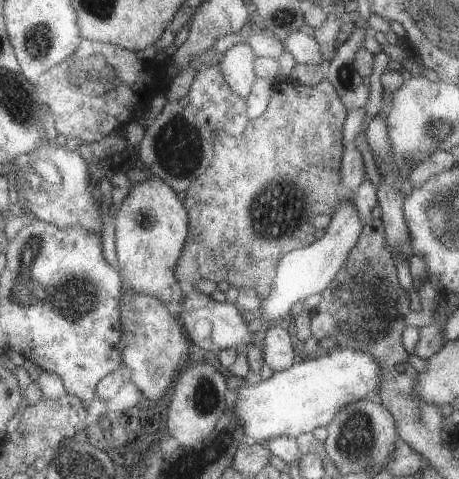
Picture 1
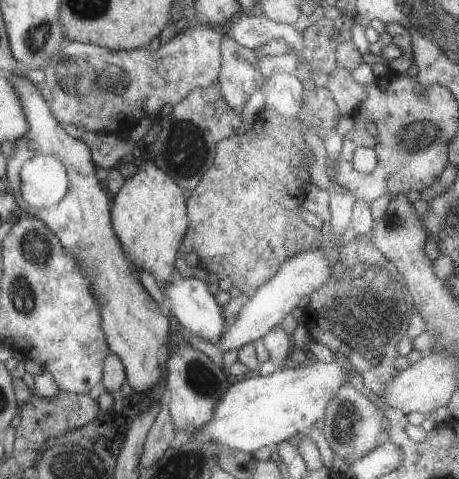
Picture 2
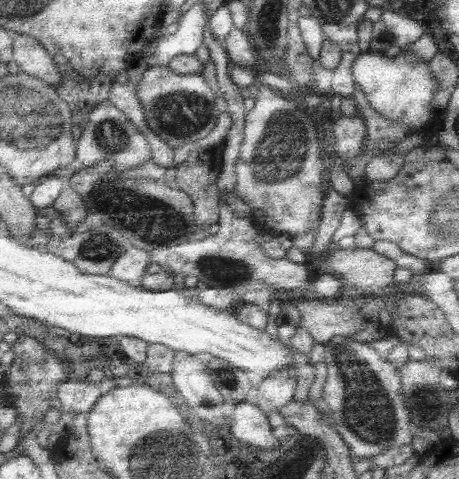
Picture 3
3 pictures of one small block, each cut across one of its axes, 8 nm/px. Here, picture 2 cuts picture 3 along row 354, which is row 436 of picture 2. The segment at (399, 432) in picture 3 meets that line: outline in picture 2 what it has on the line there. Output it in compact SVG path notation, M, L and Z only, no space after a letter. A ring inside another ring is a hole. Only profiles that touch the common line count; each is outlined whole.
M343 384L335 396L329 400L329 406L323 414L323 424L319 426L323 432L325 442L329 444L331 452L339 456L339 460L355 462L375 446L379 446L379 436L383 432L383 412L369 402L361 392L357 392L351 384Z

